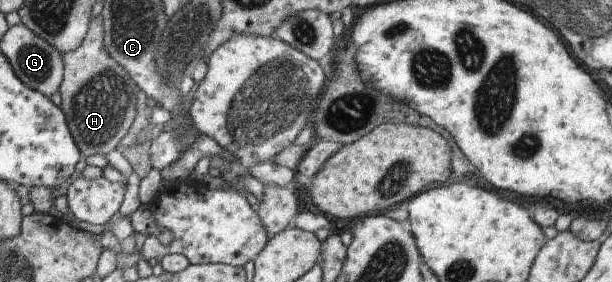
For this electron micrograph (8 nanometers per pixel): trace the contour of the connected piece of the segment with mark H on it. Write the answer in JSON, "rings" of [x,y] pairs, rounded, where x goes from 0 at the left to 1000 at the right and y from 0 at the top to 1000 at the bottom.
{"rings":[[[163,64],[147,67],[132,156],[116,184],[101,188],[103,277],[96,309],[98,394],[118,500],[134,560],[188,532],[209,472],[222,404],[227,316],[209,255],[198,241],[172,177]]]}

